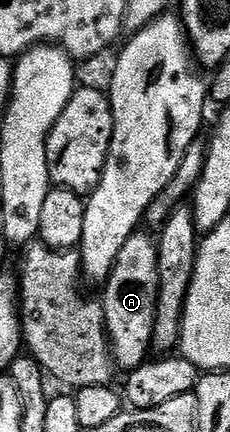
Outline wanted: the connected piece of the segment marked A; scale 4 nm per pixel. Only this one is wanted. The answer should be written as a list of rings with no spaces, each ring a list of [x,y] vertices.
[[[145,231],[134,232],[132,238],[124,242],[120,254],[116,254],[110,277],[104,281],[103,288],[106,289],[100,293],[110,355],[115,365],[121,371],[123,368],[126,374],[147,362],[152,352],[152,330],[156,324],[156,302],[160,290],[158,242],[149,231]]]

